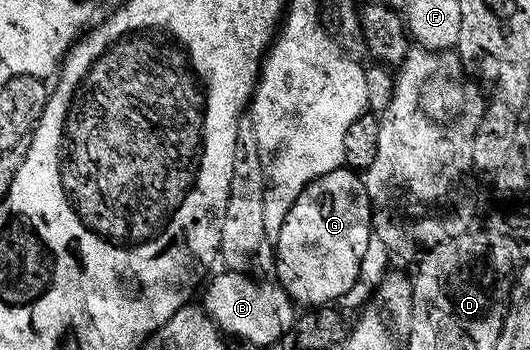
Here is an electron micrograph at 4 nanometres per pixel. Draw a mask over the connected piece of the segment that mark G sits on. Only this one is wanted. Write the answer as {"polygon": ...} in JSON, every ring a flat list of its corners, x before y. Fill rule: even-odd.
{"polygon":[[341,166,311,180,290,206,279,232,275,233,274,276,280,287,288,291,297,305,328,306,344,296,360,276,360,263,368,252,368,239,373,239,372,204,364,189,364,181,353,169]]}

